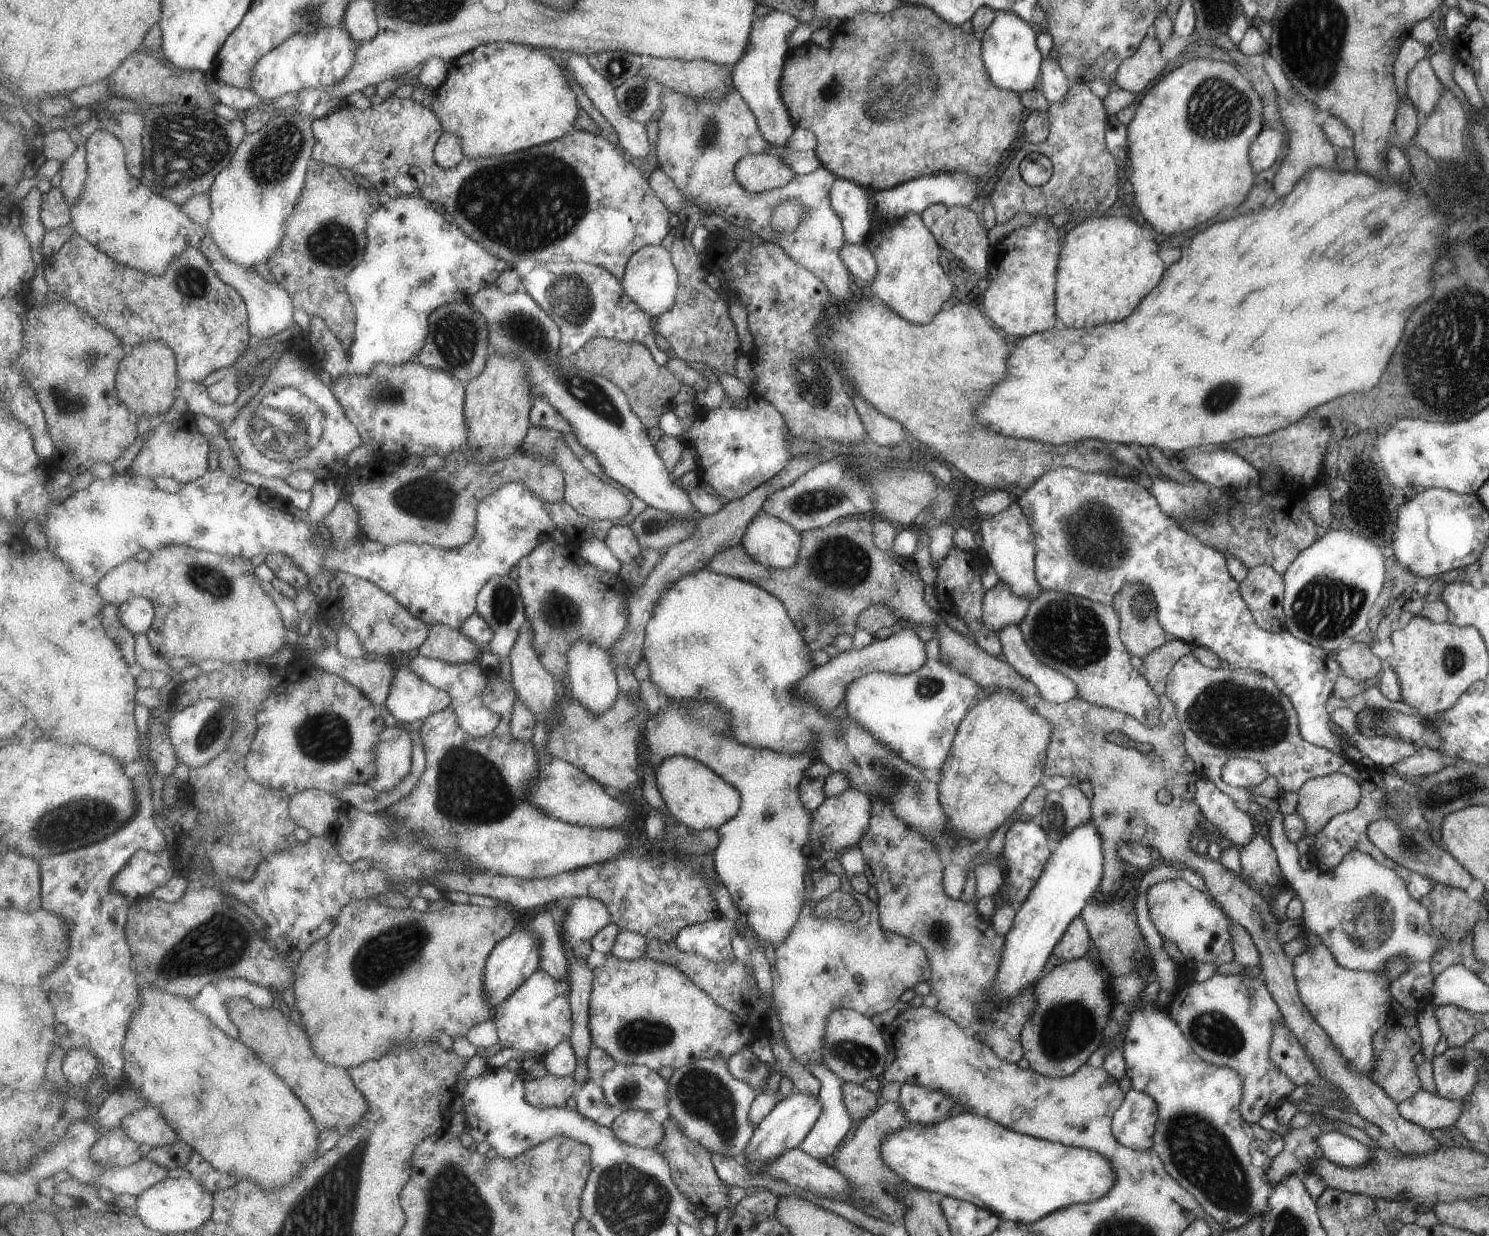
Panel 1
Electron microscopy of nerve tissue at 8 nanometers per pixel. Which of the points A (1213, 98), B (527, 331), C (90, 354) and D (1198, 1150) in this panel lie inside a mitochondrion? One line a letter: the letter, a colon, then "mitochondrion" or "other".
A: mitochondrion
B: mitochondrion
C: mitochondrion
D: mitochondrion

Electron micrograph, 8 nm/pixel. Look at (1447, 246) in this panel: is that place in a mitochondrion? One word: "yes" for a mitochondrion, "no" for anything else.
no

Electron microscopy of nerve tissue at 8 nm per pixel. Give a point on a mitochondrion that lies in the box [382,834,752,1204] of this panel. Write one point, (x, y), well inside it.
(702, 1094)

